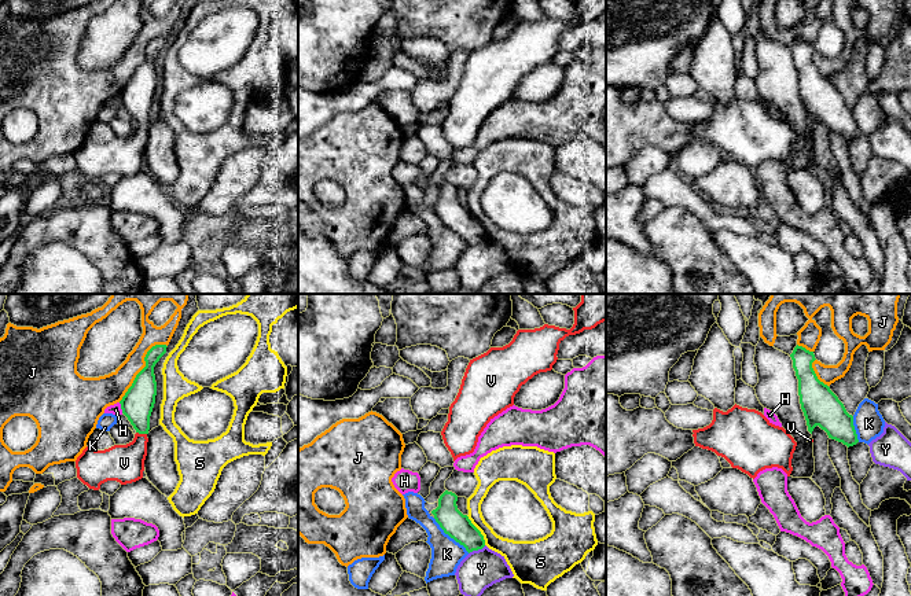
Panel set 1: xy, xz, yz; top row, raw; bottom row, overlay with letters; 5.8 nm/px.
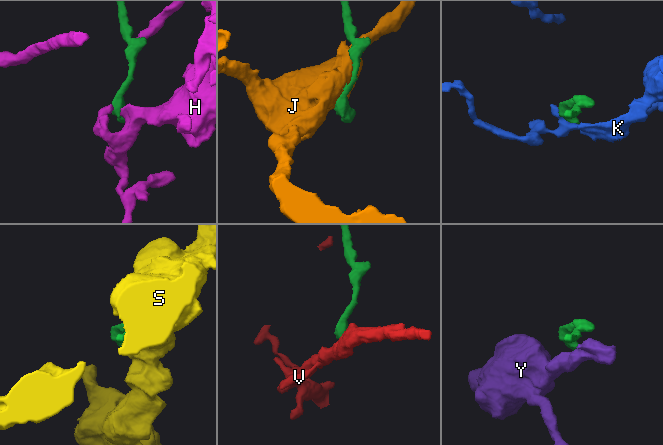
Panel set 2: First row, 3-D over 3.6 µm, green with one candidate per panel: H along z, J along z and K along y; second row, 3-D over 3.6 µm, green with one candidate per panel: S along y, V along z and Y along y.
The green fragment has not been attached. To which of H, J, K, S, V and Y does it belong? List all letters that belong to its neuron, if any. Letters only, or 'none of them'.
V

